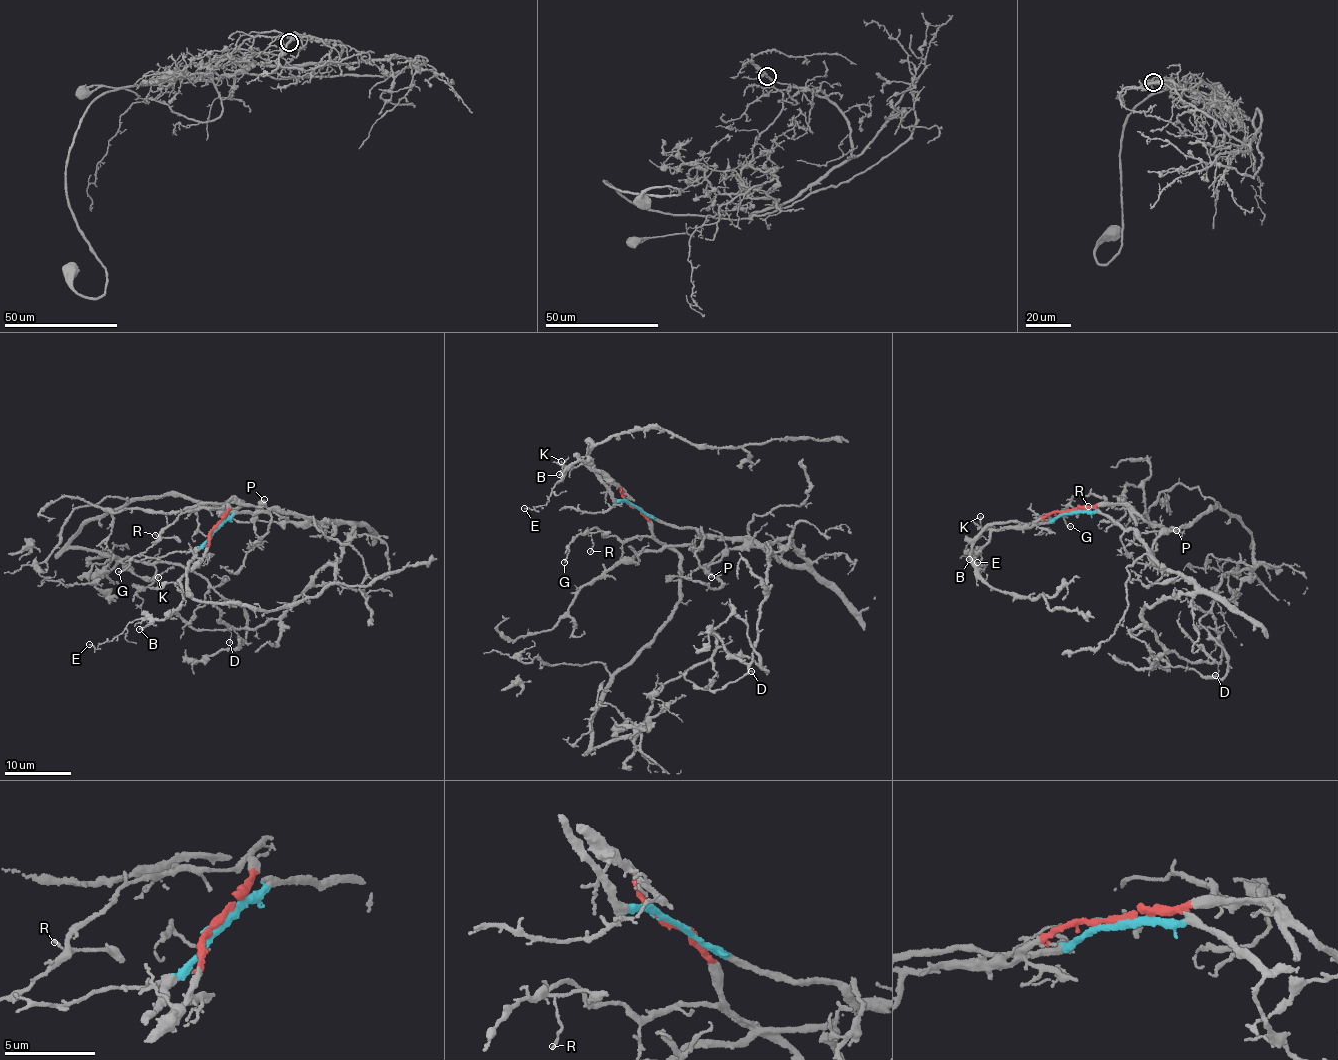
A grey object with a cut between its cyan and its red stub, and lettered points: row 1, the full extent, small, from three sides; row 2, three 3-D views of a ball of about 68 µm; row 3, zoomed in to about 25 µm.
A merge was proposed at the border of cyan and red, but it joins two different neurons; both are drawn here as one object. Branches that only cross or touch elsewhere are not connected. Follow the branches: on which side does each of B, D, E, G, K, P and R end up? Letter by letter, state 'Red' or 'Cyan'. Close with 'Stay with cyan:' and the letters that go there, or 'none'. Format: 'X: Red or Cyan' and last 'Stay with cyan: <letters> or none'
B: Red
D: Cyan
E: Red
G: Red
K: Red
P: Cyan
R: Red
Stay with cyan: D, P

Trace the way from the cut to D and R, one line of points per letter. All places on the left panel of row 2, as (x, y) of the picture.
D: (216, 527), (240, 512), (279, 509), (351, 533), (338, 562), (295, 603), (253, 629), (236, 627), (230, 642)
R: (216, 527), (226, 504), (181, 513), (161, 539), (154, 534)

